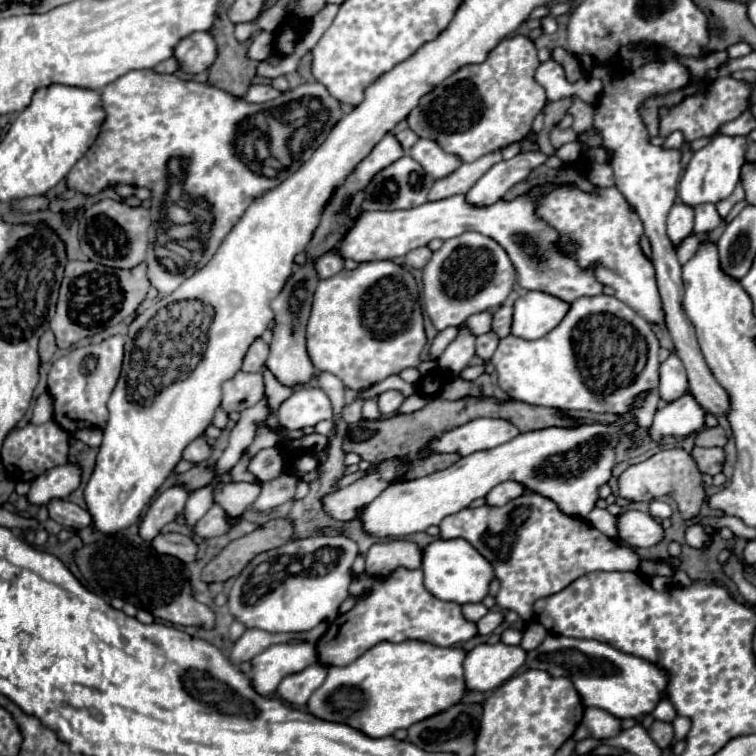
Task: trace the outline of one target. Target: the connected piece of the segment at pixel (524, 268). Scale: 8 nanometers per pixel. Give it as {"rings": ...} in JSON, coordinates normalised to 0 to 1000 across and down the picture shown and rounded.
{"rings":[[[733,245],[706,247],[704,253],[680,266],[661,263],[648,274],[624,274],[614,266],[614,258],[601,258],[582,266],[566,266],[548,276],[481,279],[474,284],[474,292],[468,292],[468,298],[463,300],[463,308],[458,308],[458,313],[452,316],[452,324],[447,324],[447,337],[452,343],[468,343],[471,348],[524,343],[545,329],[566,324],[571,316],[595,316],[611,311],[614,306],[632,306],[638,311],[651,313],[669,329],[672,340],[683,353],[685,374],[693,382],[720,385],[751,401],[759,401],[765,393],[772,390],[794,390],[796,377],[786,369],[786,364],[780,358],[770,358],[757,340],[743,337],[738,332],[738,327],[733,324],[738,313],[735,306],[728,303],[706,282],[709,261],[714,258],[714,253],[730,247]]]}

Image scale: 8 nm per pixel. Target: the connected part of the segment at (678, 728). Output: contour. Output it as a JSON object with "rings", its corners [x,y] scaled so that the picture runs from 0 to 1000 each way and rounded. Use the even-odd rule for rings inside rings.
{"rings":[[[894,948],[889,959],[892,959],[892,980],[889,980],[889,985],[894,985],[897,980],[902,980],[902,978],[907,975],[907,970],[910,970],[910,964],[913,964],[913,951],[907,951],[907,948]]]}

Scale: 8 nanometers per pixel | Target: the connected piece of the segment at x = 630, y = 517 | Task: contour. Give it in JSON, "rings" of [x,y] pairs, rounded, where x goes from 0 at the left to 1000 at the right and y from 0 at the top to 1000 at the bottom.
{"rings":[[[828,676],[817,684],[817,708],[833,724],[865,724],[878,713],[878,697],[857,679]]]}

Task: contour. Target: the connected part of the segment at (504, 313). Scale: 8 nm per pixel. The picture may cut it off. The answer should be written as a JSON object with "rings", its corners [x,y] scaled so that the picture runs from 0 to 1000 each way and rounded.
{"rings":[[[664,403],[653,414],[651,438],[656,438],[659,446],[672,446],[675,443],[675,430],[677,430],[677,406],[675,403]]]}

